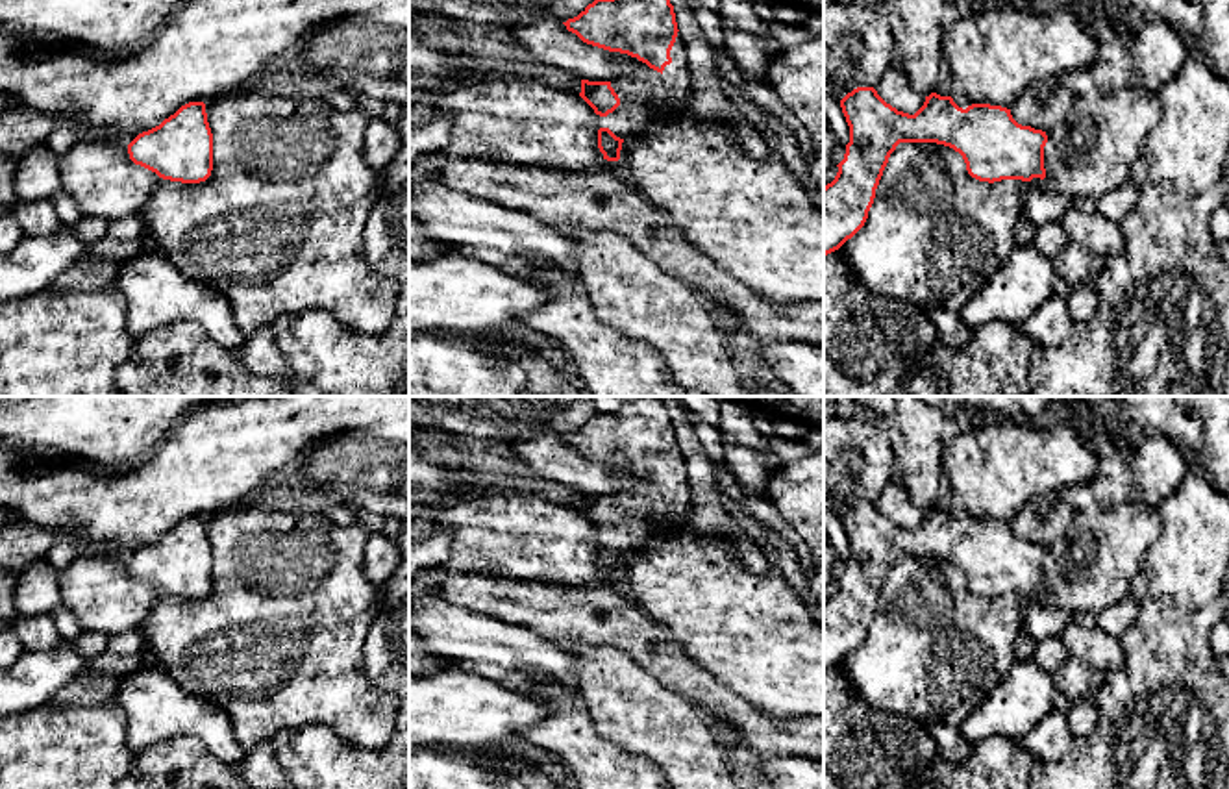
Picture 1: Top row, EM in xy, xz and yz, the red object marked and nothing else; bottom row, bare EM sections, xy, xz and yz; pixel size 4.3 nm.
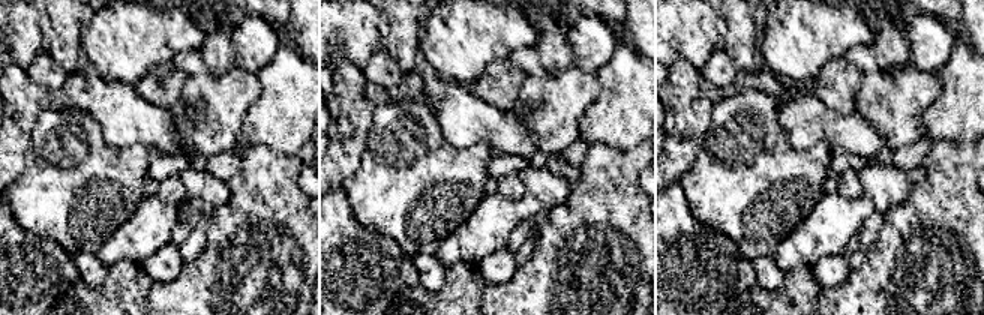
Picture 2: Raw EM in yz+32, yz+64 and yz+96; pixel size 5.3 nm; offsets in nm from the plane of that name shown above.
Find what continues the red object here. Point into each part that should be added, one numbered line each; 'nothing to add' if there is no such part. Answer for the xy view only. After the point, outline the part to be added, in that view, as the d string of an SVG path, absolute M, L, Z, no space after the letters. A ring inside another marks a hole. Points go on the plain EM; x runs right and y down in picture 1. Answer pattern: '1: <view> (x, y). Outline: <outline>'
nothing to add

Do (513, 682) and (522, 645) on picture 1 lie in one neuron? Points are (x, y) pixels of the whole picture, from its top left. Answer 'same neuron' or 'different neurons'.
same neuron

